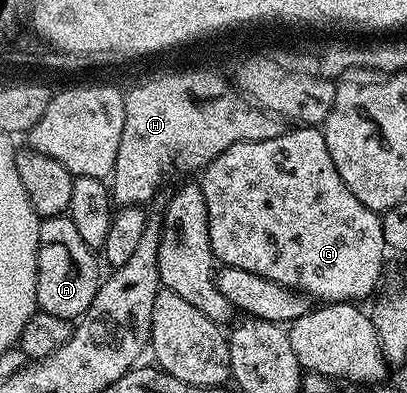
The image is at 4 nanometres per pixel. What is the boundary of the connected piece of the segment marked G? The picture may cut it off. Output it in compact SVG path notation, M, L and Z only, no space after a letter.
M300 125L266 141L230 145L203 168L203 175L199 185L206 197L210 245L223 266L258 273L258 277L292 287L321 304L364 301L360 299L379 285L386 254L381 216L350 193L330 157L330 149L326 149L319 126Z

